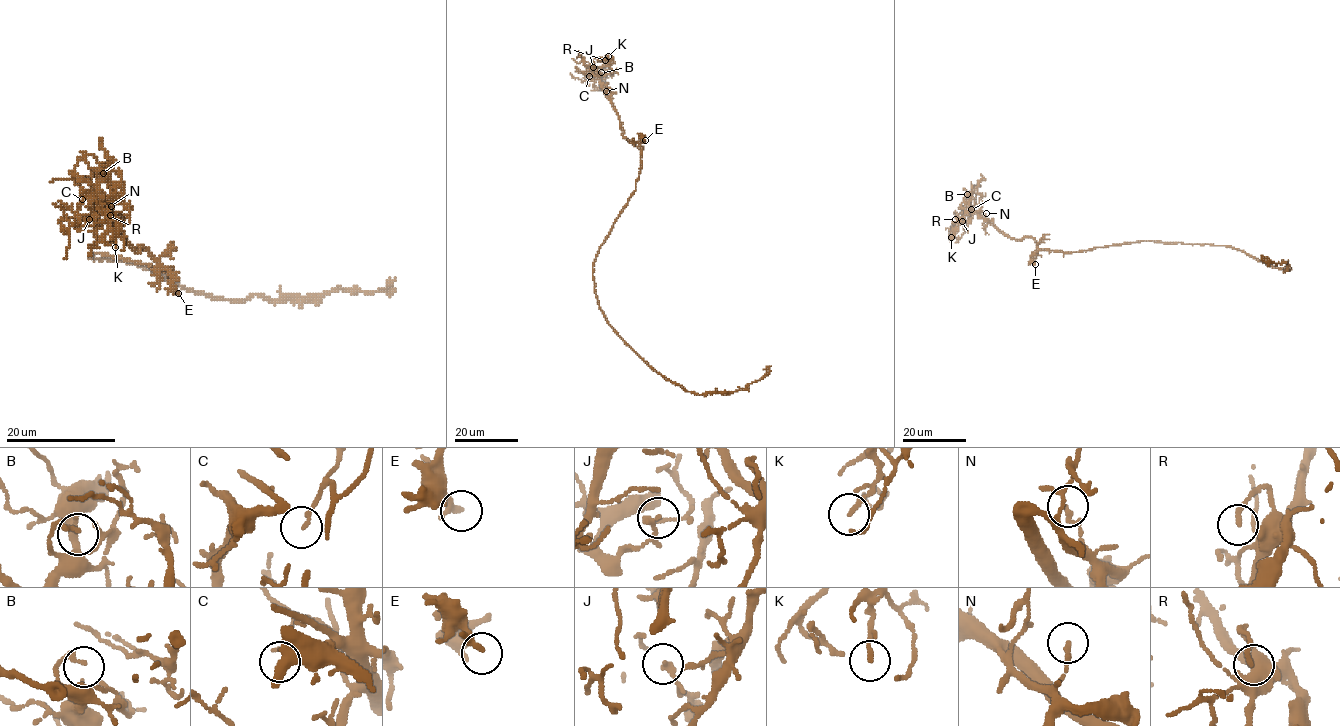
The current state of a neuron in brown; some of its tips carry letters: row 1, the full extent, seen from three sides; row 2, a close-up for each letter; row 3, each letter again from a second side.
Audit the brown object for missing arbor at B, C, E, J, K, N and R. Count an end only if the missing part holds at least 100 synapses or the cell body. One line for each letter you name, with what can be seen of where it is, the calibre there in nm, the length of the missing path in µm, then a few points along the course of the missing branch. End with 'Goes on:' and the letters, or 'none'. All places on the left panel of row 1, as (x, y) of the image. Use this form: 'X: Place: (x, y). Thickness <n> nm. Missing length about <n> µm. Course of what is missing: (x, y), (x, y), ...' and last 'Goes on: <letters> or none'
Goes on: none

